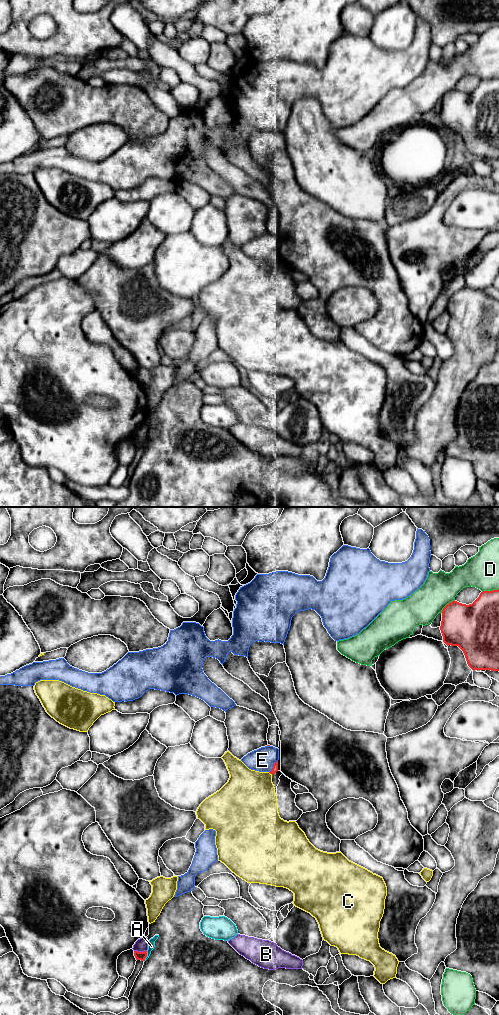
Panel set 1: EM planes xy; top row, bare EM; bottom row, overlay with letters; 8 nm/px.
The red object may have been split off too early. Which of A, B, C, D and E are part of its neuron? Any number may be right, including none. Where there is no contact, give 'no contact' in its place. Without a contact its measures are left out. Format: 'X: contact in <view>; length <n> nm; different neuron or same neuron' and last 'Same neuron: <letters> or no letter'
A: contact in xy; length 90 nm; different neuron
B: contact in xy; length 100 nm; different neuron
C: contact in xy; length 40 nm; different neuron
D: contact in xy; length 140 nm; different neuron
E: contact in xy; length 120 nm; different neuron
Same neuron: no letter

